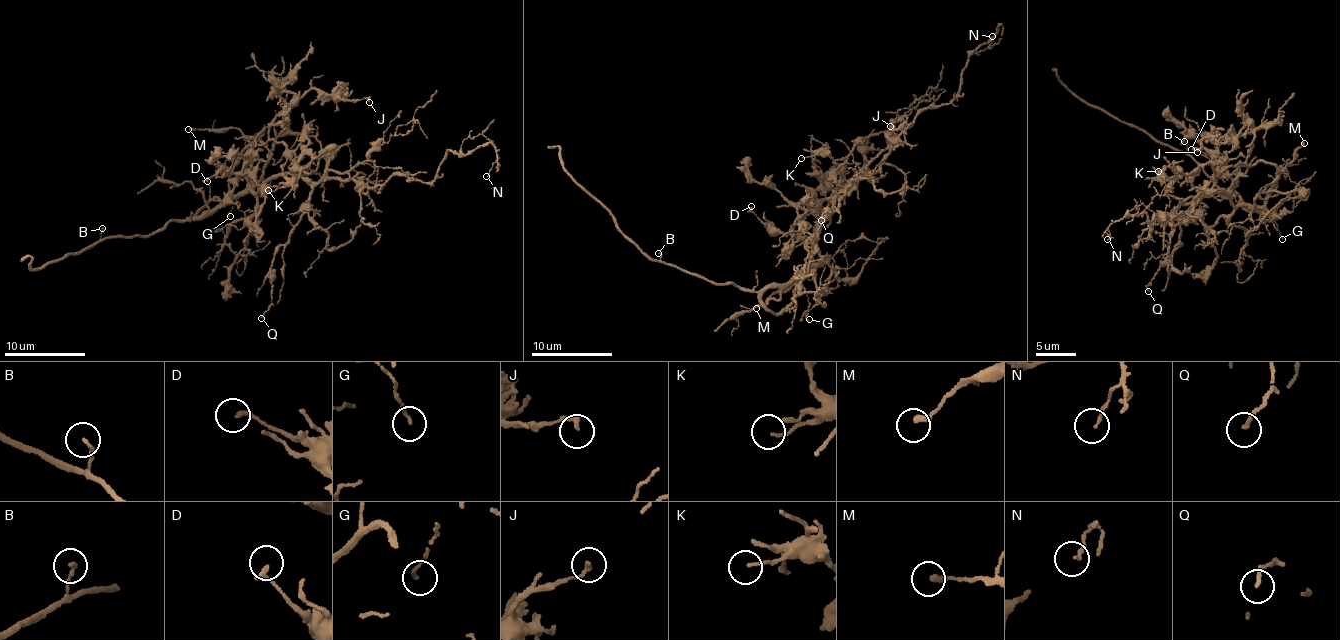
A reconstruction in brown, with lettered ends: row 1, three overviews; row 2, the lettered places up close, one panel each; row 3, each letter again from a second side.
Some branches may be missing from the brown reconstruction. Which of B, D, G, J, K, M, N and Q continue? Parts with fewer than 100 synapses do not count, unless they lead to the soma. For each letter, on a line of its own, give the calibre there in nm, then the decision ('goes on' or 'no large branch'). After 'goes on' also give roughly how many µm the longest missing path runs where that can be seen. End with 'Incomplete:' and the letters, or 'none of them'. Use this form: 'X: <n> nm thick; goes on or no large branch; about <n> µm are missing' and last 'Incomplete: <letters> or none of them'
B: 120 nm thick; no large branch
D: 200 nm thick; no large branch
G: 120 nm thick; no large branch
J: 200 nm thick; no large branch
K: 110 nm thick; no large branch
M: 240 nm thick; no large branch
N: 90 nm thick; no large branch
Q: 130 nm thick; no large branch
Incomplete: none of them

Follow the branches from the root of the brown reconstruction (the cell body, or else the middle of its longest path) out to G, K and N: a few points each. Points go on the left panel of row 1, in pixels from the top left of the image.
G: (253, 194), (250, 190), (232, 195), (237, 197), (230, 216)
K: (253, 194), (261, 183), (288, 171), (297, 144), (307, 140), (311, 157), (298, 179), (268, 190)
N: (253, 194), (287, 174), (372, 188), (396, 175), (430, 182), (445, 152), (491, 144), (496, 162), (486, 176)

